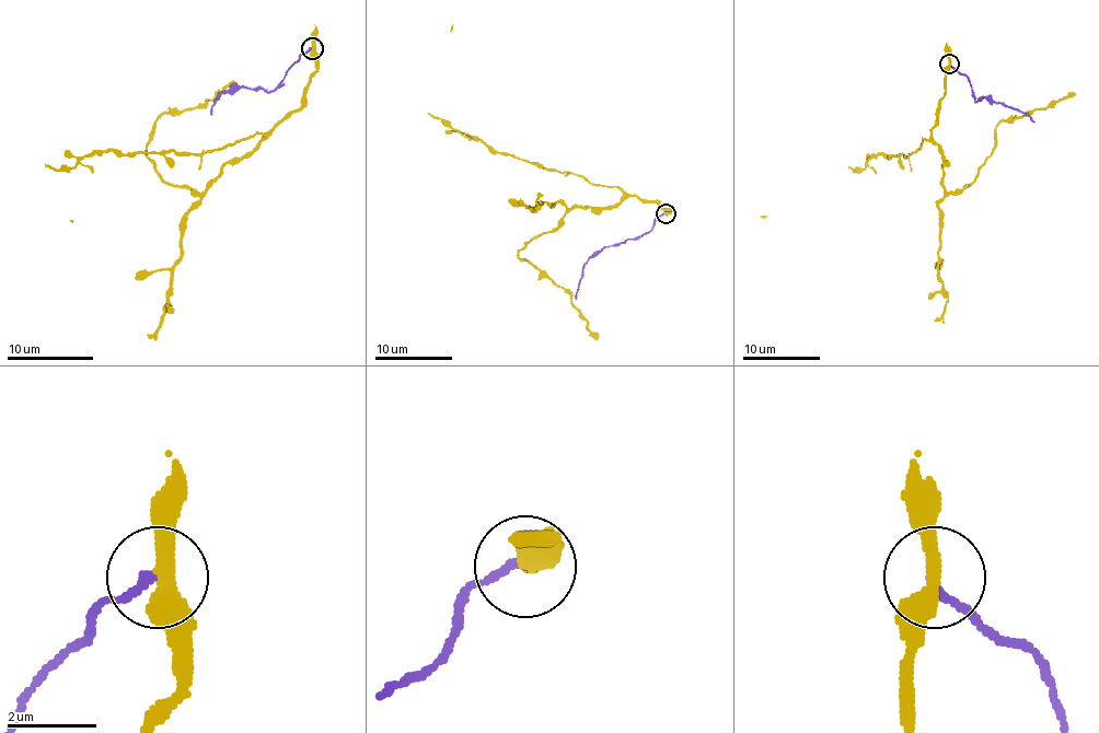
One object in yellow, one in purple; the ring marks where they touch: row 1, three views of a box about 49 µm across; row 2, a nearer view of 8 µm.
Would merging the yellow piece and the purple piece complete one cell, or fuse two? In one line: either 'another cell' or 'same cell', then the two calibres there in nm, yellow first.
another cell | 400/200 nm

